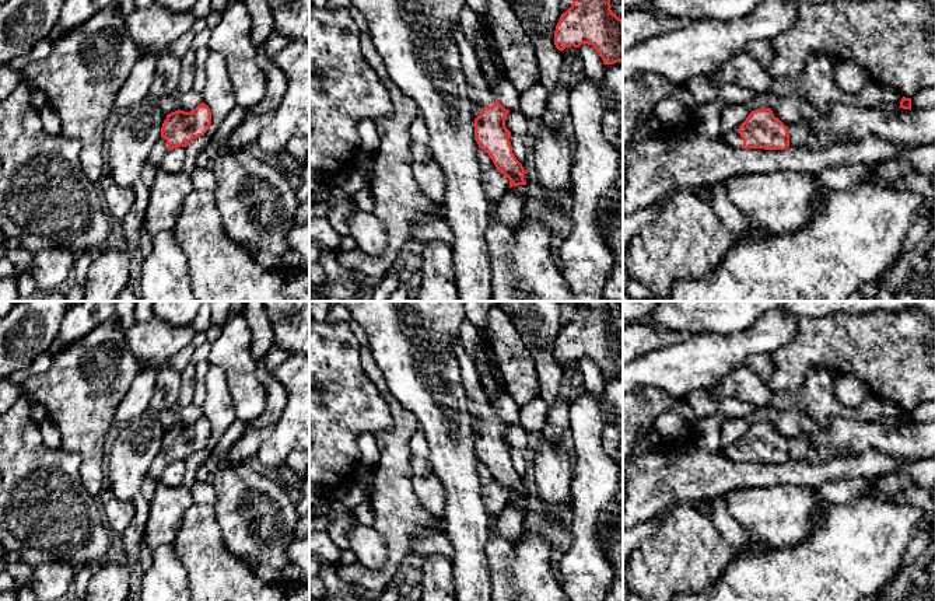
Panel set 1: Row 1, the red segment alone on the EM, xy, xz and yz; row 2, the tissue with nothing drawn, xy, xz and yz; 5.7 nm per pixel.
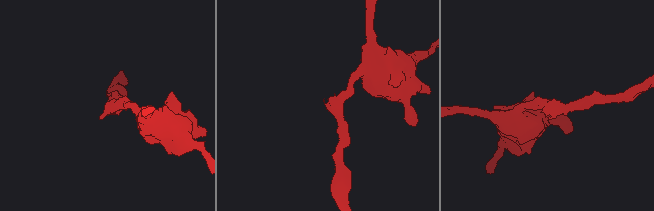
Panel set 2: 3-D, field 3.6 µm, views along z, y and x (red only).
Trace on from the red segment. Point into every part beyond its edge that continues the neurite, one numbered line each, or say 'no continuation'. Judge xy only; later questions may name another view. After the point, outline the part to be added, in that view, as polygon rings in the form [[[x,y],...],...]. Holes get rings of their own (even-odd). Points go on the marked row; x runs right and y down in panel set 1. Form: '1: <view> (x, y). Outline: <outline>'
1: xy (161, 147). Outline: [[[160,137],[150,153],[148,163],[158,167],[167,151],[168,151],[167,140],[164,137]]]

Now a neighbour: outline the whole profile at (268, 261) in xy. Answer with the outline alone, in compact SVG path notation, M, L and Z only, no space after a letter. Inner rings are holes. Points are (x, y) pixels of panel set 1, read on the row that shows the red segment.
M246 248L246 251L266 270L274 270L274 269L279 269L279 268L284 266L280 256L276 256L276 255L267 252L267 251L255 252L252 248Z

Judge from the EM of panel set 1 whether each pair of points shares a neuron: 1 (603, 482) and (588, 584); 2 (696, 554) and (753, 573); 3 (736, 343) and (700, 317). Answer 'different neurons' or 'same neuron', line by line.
1: same neuron
2: different neurons
3: different neurons

